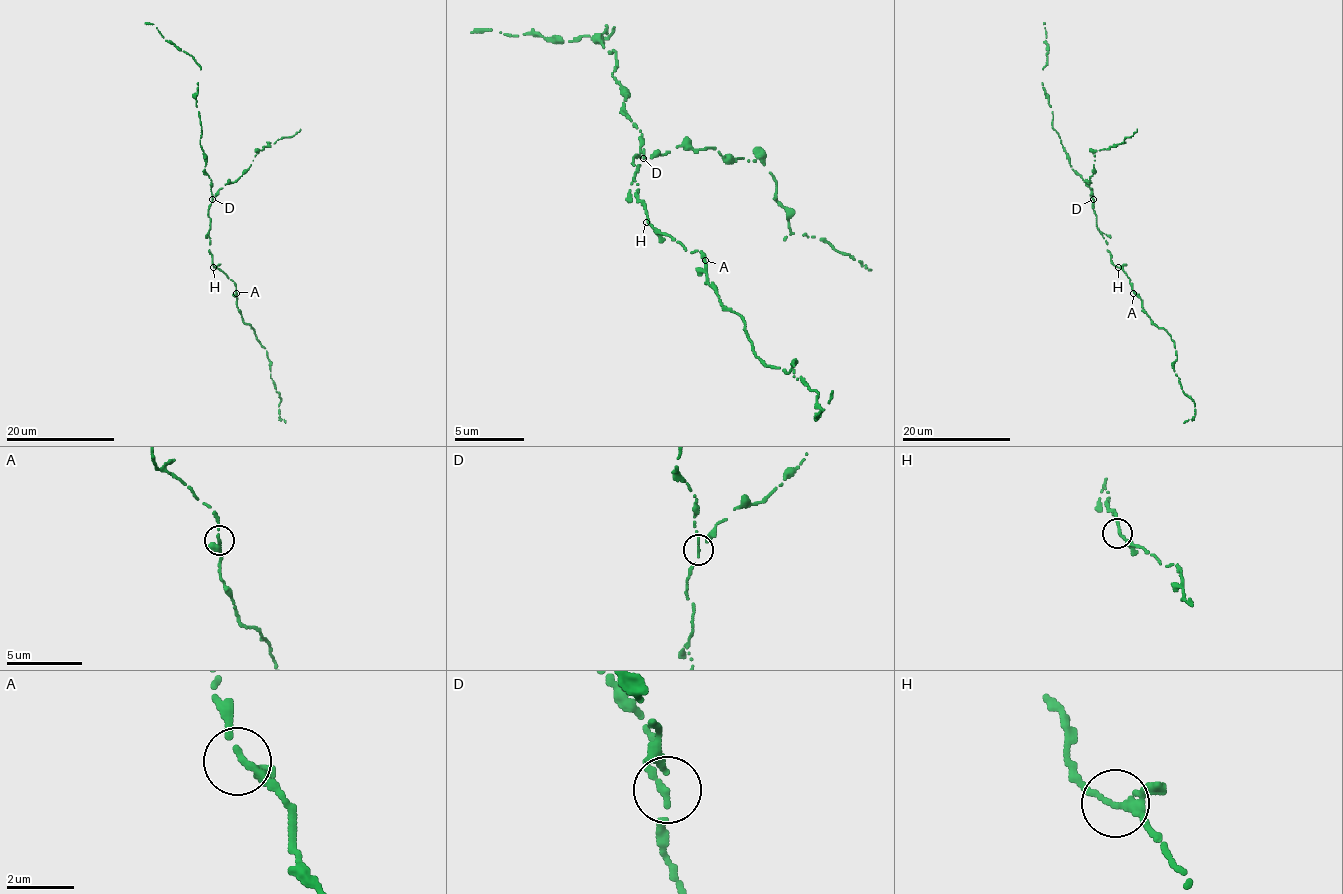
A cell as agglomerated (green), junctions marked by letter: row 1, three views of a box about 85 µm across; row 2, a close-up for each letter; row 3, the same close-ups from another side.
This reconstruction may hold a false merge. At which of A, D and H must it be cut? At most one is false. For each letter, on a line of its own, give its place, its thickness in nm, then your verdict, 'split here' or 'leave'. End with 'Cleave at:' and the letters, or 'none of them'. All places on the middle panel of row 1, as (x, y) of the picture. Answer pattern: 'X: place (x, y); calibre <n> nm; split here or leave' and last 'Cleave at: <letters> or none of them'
A: place (705, 260); calibre 180 nm; leave
D: place (643, 158); calibre 130 nm; split here
H: place (646, 222); calibre 170 nm; leave
Cleave at: D

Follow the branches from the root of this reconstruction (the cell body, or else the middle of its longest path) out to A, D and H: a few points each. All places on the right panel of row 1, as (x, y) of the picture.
A: (1099, 229), (1106, 240), (1110, 260), (1130, 279), (1133, 293)
D: (1099, 229), (1092, 209), (1094, 199)
H: (1099, 229), (1106, 240), (1110, 260), (1118, 267)

